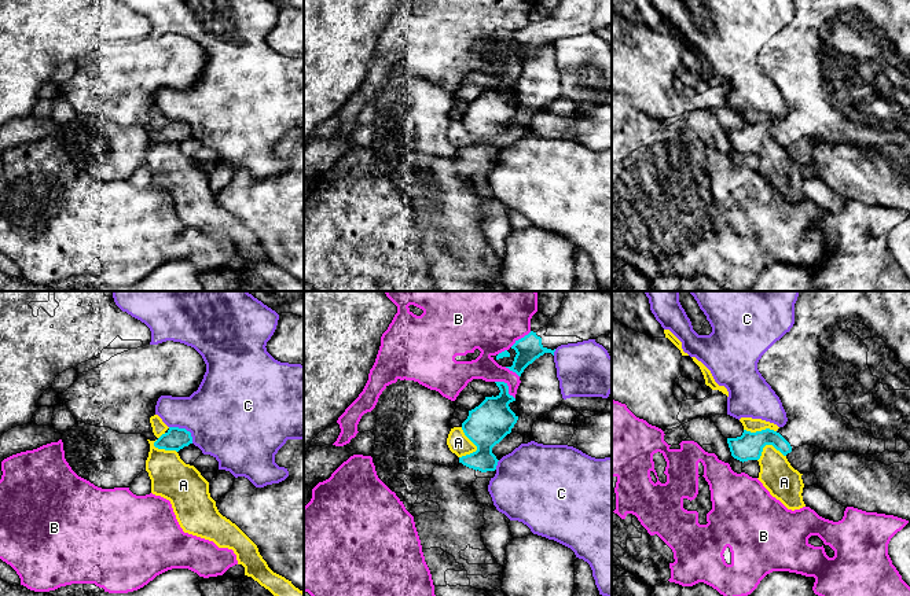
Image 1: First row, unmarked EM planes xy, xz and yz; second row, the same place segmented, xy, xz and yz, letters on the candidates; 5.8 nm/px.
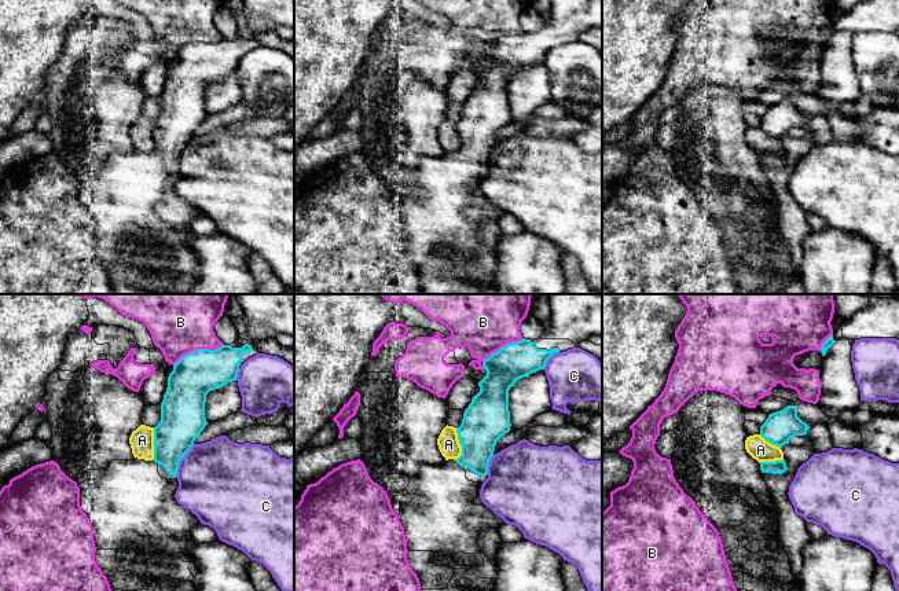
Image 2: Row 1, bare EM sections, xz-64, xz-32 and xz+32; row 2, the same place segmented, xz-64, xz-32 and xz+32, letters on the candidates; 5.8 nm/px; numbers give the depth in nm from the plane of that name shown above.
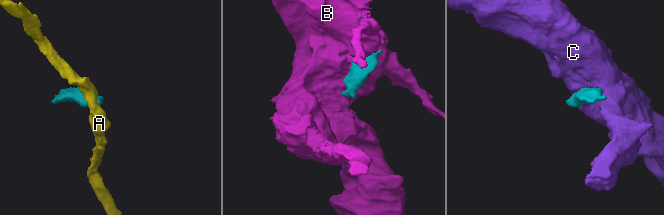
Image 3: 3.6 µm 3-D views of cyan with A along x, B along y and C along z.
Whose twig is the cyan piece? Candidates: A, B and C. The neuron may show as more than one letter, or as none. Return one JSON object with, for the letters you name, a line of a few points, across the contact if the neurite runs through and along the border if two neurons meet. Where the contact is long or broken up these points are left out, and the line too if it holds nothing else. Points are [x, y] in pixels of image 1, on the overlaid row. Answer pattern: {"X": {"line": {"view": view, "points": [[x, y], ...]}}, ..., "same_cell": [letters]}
{"same_cell": []}

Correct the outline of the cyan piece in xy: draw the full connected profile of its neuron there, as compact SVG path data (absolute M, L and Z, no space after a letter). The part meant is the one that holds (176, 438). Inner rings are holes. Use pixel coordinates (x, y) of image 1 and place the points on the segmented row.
M169 427L169 430L154 442L154 446L158 449L179 452L190 444L192 444L190 431L186 428Z

